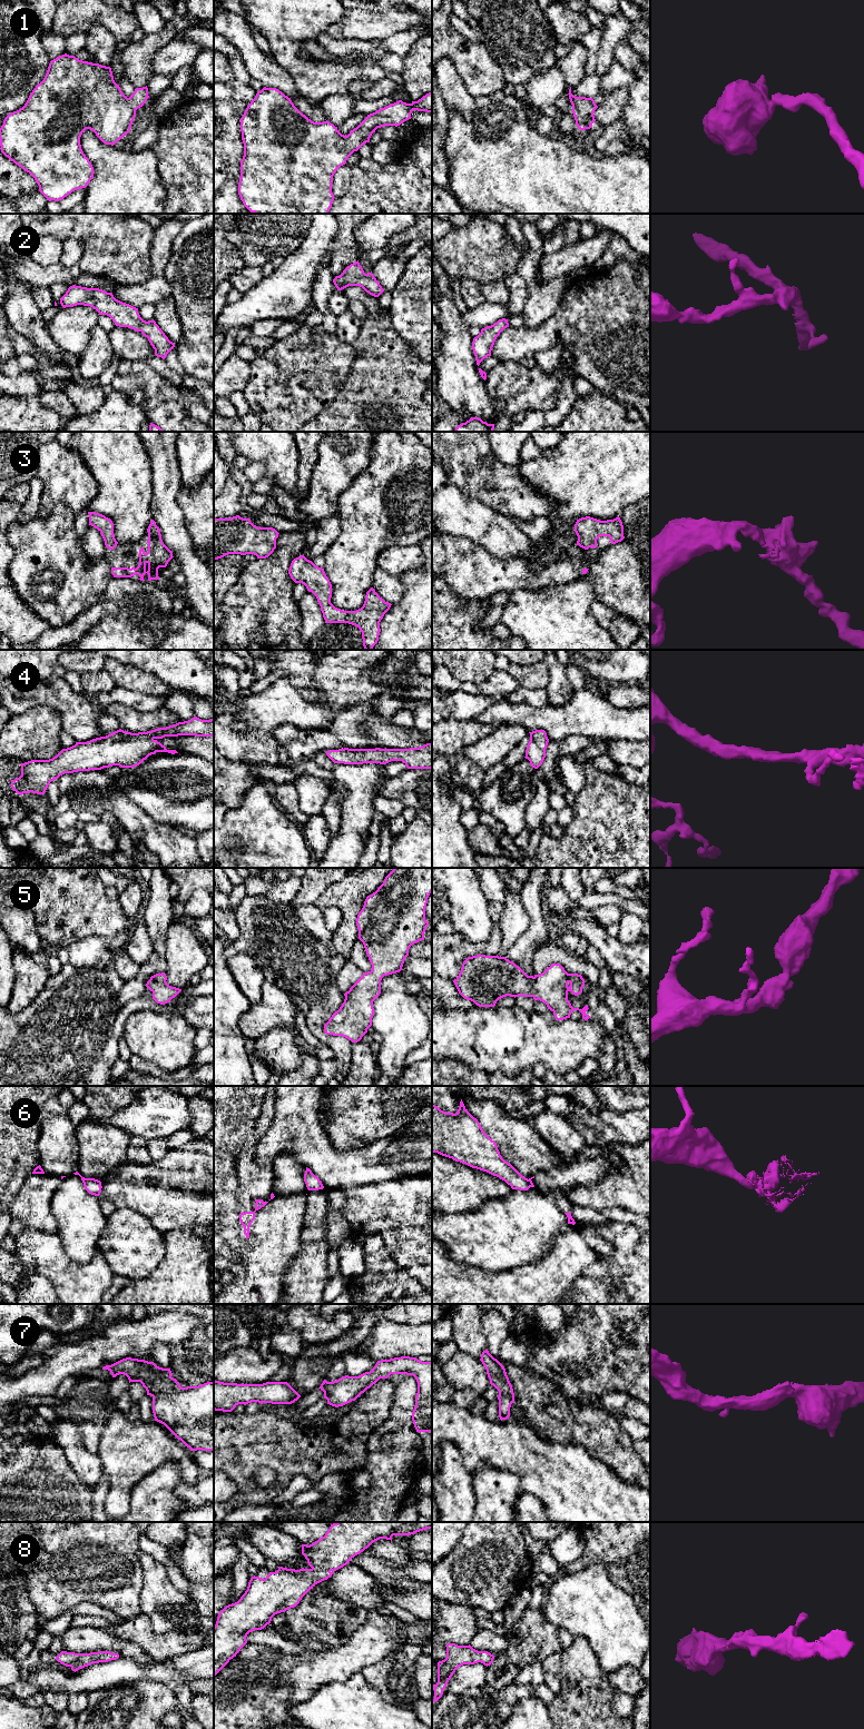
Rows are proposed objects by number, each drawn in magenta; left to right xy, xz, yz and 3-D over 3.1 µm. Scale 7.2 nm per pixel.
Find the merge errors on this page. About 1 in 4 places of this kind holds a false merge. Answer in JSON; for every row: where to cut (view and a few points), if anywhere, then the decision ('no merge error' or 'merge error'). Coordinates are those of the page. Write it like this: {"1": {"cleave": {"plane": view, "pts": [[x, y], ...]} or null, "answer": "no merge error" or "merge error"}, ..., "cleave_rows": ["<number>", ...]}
{"1": {"cleave": null, "answer": "no merge error"}, "2": {"cleave": null, "answer": "no merge error"}, "3": {"cleave": null, "answer": "no merge error"}, "4": {"cleave": null, "answer": "no merge error"}, "5": {"cleave": null, "answer": "no merge error"}, "6": {"cleave": {"plane": "yz", "pts": [[528, 1179], [531, 1186]]}, "answer": "merge error"}, "7": {"cleave": null, "answer": "no merge error"}, "8": {"cleave": null, "answer": "no merge error"}, "cleave_rows": ["6"]}

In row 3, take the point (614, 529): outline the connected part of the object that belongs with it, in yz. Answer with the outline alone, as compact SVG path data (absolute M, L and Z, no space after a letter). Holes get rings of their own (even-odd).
M590 516L577 520L575 532L578 536L577 545L588 550L597 547L597 540L600 536L609 536L611 544L621 542L624 536L624 525L620 517L600 521Z

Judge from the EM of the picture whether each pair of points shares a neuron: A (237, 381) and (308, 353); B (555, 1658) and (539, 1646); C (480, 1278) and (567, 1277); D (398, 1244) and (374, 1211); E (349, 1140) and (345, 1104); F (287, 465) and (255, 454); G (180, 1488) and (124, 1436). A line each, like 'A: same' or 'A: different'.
A: different
B: different
C: same
D: same
E: same
F: same
G: different

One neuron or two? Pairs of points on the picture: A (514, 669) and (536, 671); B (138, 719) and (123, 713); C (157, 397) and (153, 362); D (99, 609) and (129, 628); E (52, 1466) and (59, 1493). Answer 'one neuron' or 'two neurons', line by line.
A: one neuron
B: one neuron
C: two neurons
D: two neurons
E: one neuron

